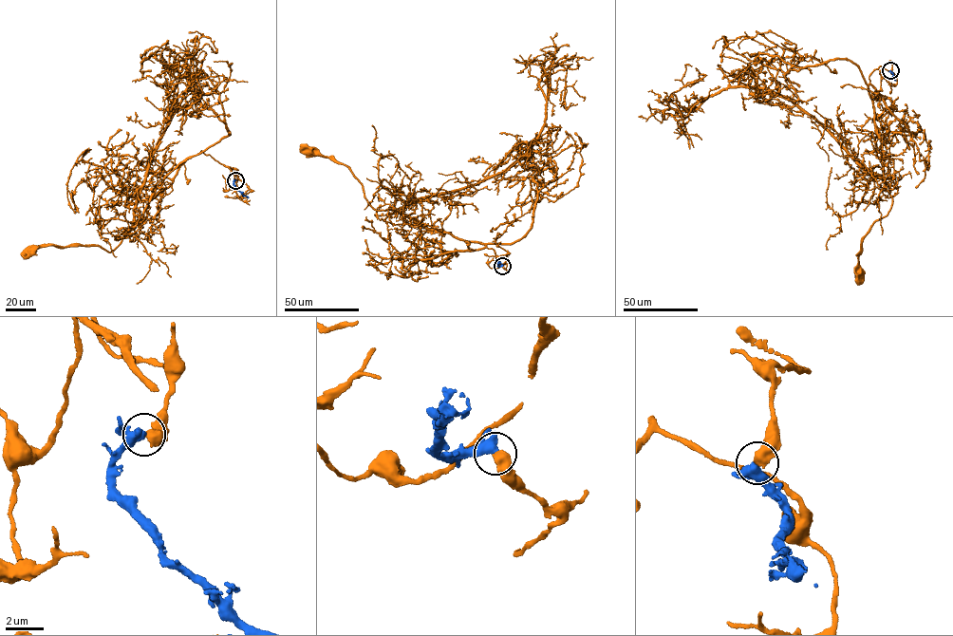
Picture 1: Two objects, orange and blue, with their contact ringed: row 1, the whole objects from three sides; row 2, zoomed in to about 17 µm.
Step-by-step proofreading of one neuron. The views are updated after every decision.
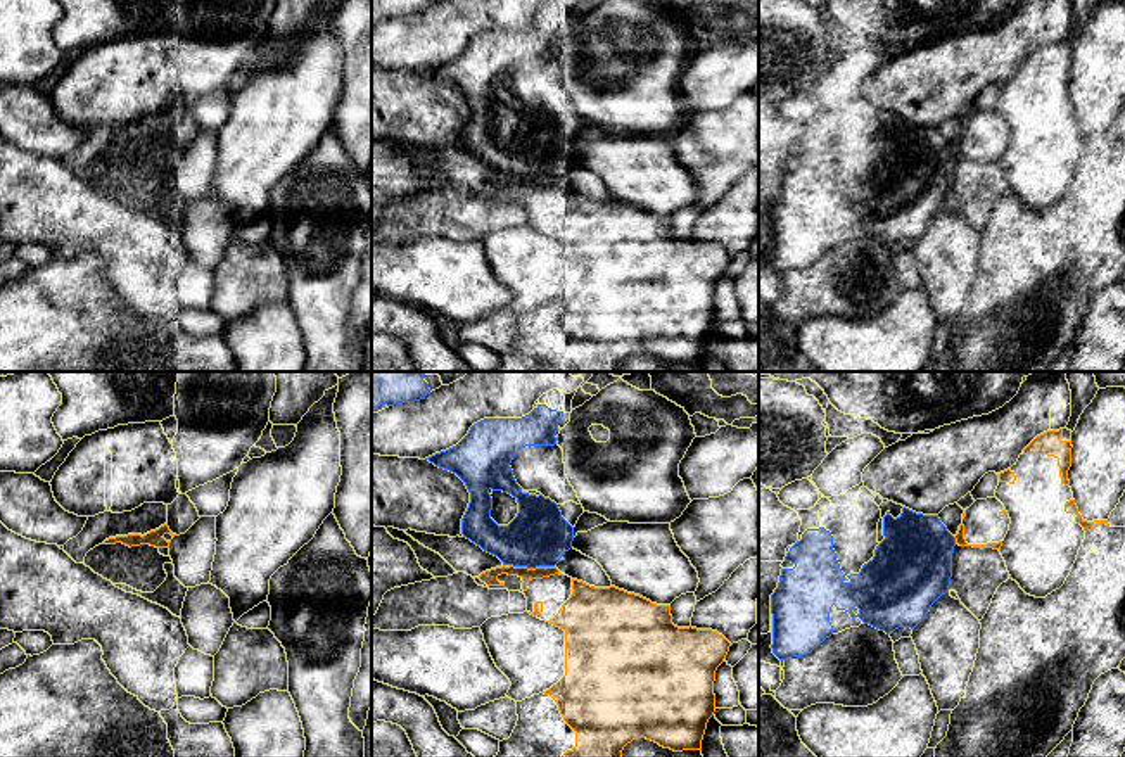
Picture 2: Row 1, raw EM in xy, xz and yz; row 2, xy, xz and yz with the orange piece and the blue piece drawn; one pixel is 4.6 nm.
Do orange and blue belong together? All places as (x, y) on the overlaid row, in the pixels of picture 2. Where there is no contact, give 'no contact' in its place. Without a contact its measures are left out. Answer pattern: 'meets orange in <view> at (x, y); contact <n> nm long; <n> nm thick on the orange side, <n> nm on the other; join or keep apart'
meets orange in xz at (533, 569); contact 200 nm long; 70 nm thick on the orange side, 280 nm on the other; keep apart

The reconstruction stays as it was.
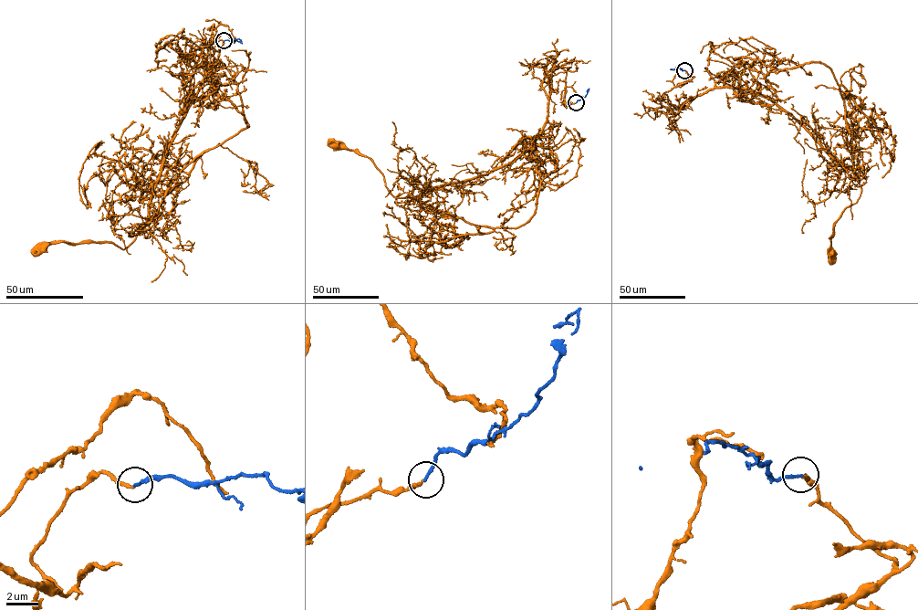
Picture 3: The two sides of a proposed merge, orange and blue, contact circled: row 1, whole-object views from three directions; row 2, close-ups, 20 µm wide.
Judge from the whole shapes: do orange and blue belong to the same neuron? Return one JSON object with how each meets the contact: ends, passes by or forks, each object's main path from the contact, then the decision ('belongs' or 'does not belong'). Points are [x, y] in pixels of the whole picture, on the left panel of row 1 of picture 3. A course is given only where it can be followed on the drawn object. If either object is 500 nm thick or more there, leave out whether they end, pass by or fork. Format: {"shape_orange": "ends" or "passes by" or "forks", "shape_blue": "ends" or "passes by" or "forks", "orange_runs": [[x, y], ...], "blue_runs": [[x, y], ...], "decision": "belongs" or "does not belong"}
{"shape_orange": "ends", "shape_blue": "ends", "orange_runs": [[224, 40], [215, 51], [192, 51], [190, 65], [207, 71], [132, 242], [123, 249], [106, 241], [41, 246]], "blue_runs": [[224, 40], [241, 41], [236, 38]], "decision": "does not belong"}

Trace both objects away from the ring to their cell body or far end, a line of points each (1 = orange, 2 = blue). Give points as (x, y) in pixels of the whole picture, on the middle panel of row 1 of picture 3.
1: (576, 102), (565, 106), (566, 71), (552, 68), (526, 151), (414, 198), (338, 144)
2: (576, 102), (585, 97), (587, 89)

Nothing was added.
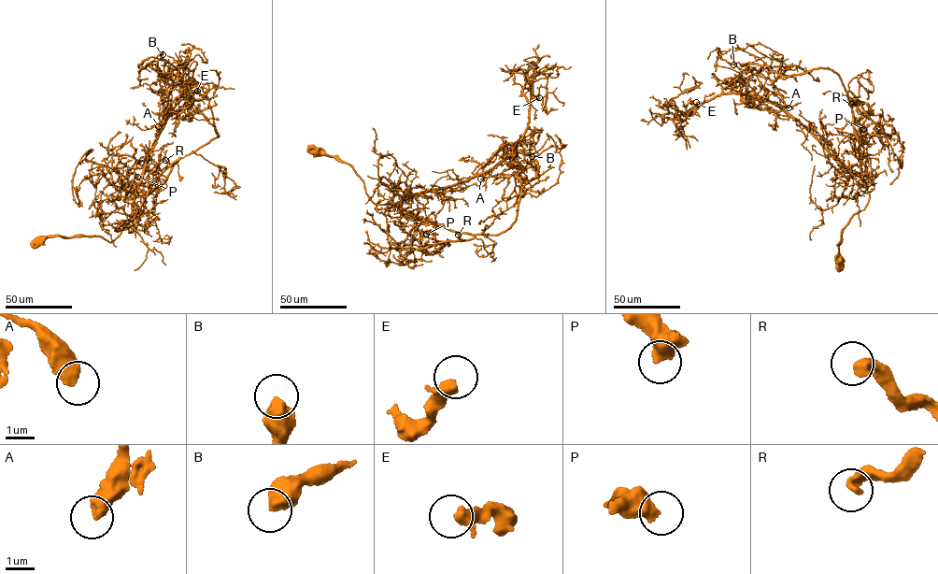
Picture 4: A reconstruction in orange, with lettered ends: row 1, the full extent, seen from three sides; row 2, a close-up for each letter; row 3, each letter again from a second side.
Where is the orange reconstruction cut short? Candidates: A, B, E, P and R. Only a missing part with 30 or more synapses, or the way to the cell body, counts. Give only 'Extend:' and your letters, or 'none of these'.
Extend: R

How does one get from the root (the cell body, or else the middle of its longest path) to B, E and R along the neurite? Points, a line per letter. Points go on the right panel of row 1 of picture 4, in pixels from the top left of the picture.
B: (838, 260), (843, 231), (864, 209), (868, 190), (801, 123), (747, 92), (741, 74), (751, 63), (733, 64)
E: (838, 260), (843, 230), (868, 203), (859, 177), (776, 104), (731, 93), (697, 107), (696, 102)
R: (838, 260), (843, 230), (864, 209), (869, 195), (860, 177), (848, 92), (857, 100), (851, 104)

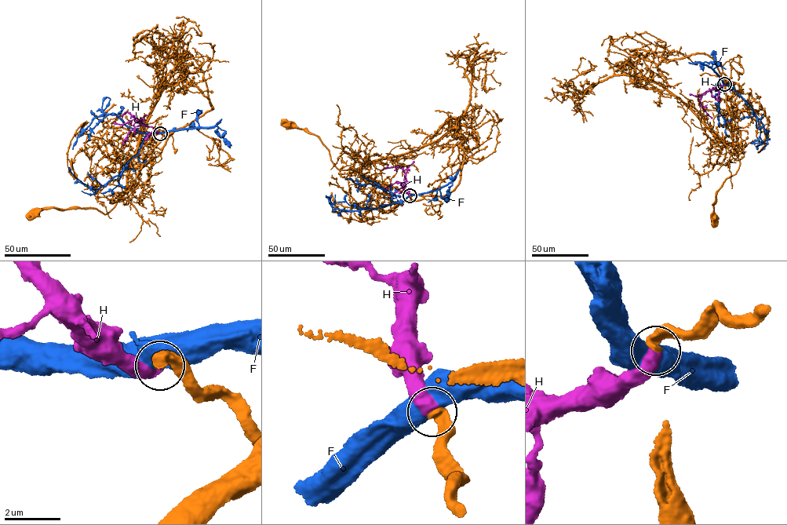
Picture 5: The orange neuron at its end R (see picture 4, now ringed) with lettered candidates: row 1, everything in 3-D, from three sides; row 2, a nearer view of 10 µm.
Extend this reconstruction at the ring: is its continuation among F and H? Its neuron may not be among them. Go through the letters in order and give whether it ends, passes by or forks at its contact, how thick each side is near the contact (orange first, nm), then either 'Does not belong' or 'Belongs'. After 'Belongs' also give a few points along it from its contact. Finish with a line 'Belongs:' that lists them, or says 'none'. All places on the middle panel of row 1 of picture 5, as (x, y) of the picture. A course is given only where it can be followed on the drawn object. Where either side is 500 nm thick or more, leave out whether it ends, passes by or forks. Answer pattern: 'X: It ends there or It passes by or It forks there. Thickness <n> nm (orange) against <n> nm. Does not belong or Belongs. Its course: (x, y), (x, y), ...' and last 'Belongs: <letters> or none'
F: Thickness 440 nm (orange) against 600 nm. Does not belong
H: It ends there. Thickness 440 nm (orange) against 420 nm. Belongs. Its course: (409, 195), (409, 191), (402, 188), (404, 173), (401, 168), (396, 166), (381, 169)
Belongs: H

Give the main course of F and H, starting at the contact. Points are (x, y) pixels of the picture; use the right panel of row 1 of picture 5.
F: (724, 84), (751, 106), (763, 124), (770, 140), (750, 143)
H: (724, 84), (701, 95), (701, 105), (712, 118)

